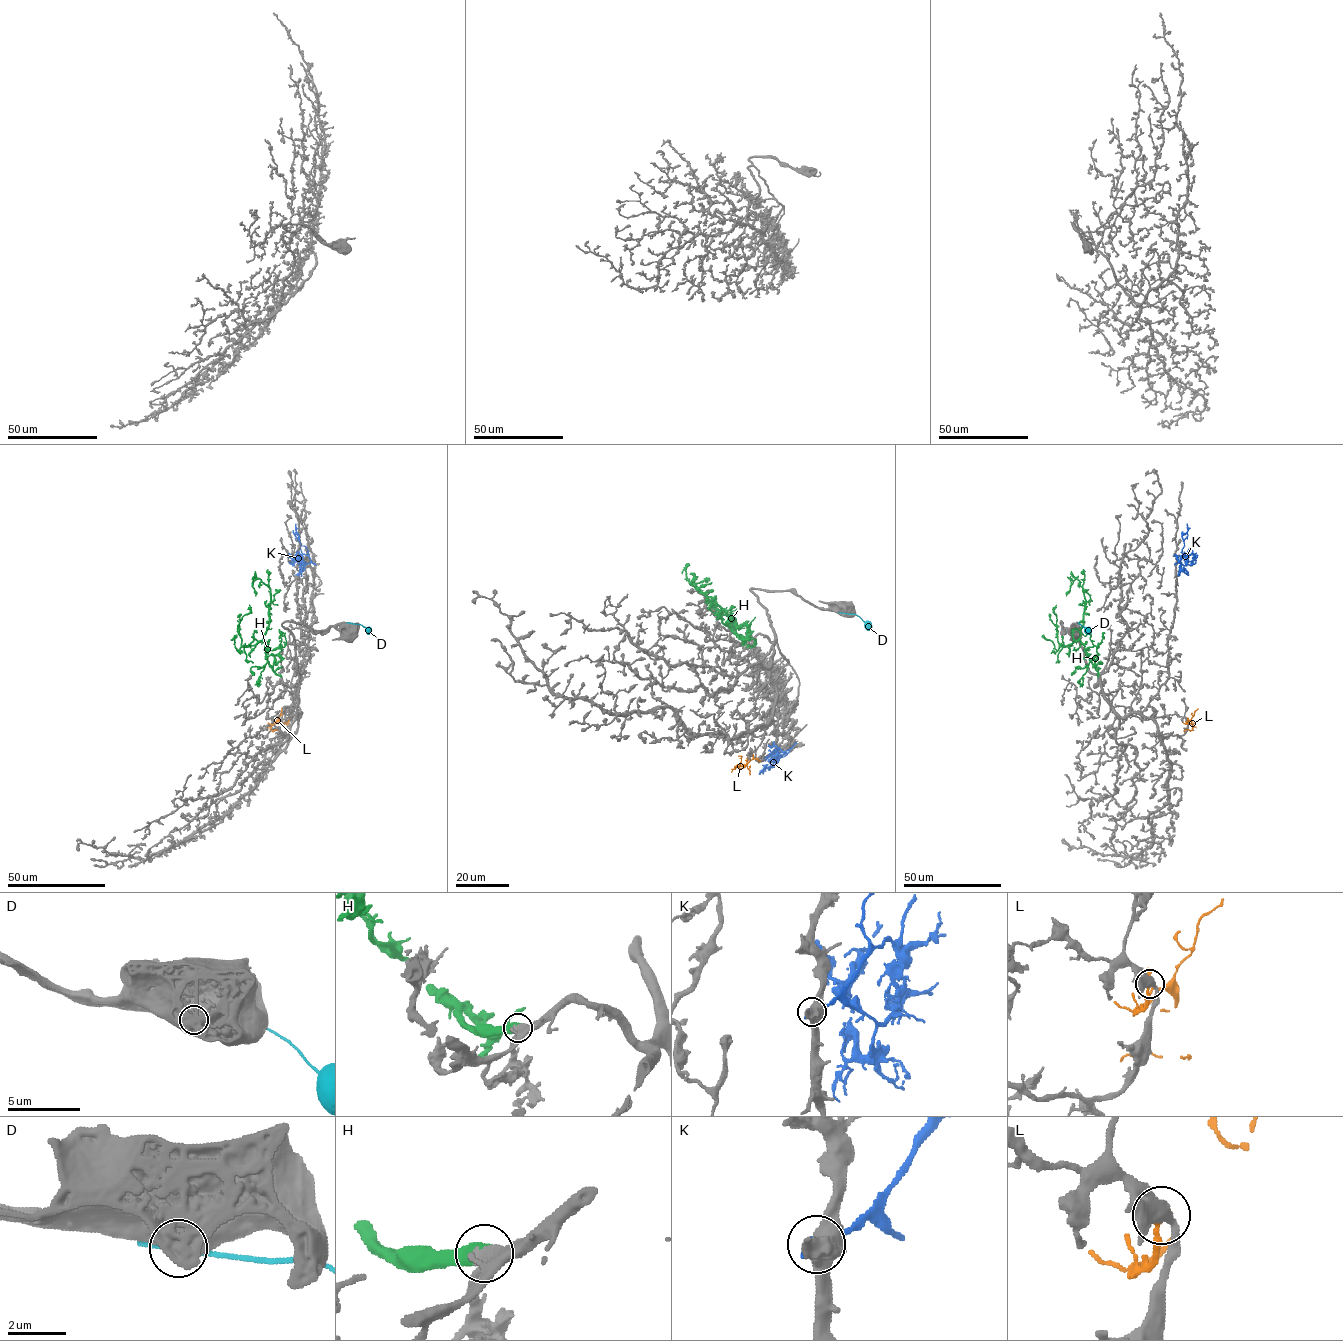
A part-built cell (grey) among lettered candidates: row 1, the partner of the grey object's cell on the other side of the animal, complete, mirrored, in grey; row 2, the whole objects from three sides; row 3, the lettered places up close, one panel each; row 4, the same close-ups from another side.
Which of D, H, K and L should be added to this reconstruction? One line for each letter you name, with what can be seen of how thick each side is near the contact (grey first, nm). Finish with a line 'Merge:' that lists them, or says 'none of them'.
H: 440/700 nm
Merge: H

